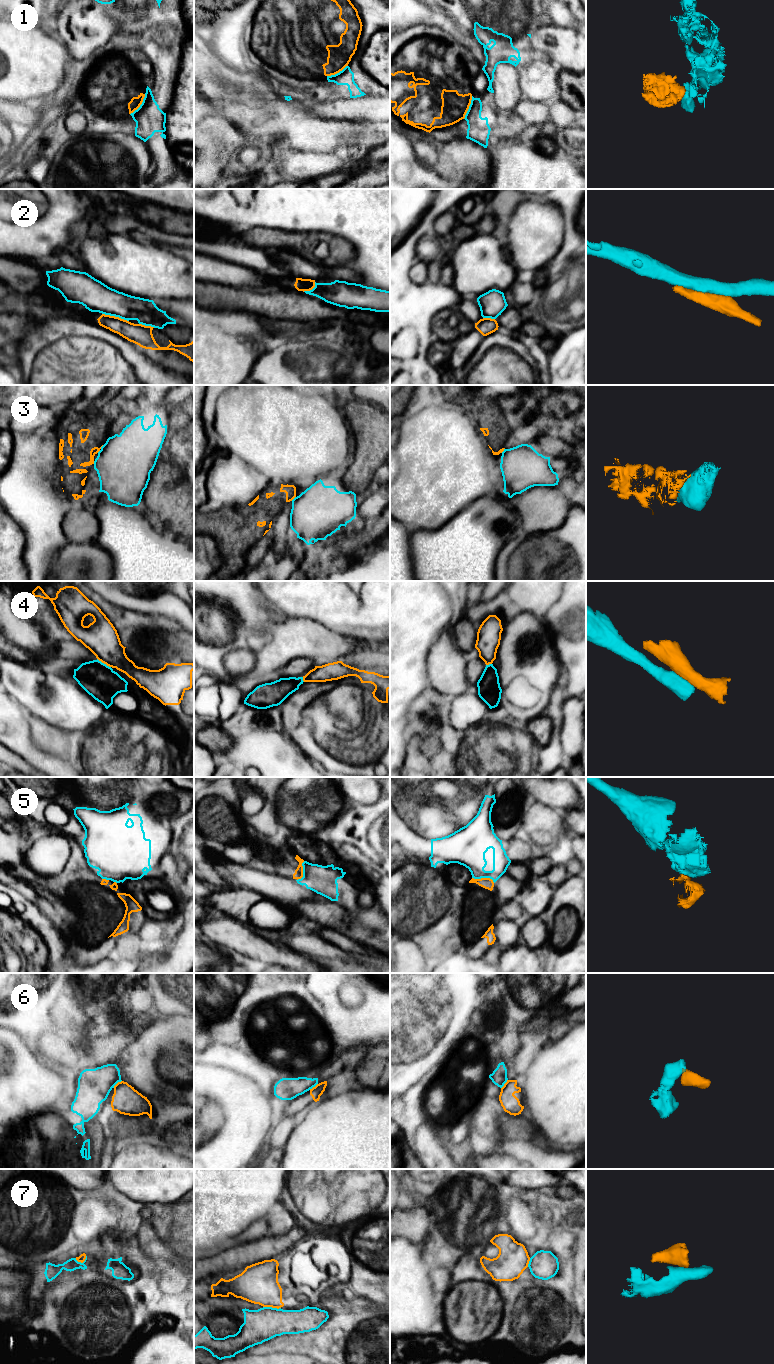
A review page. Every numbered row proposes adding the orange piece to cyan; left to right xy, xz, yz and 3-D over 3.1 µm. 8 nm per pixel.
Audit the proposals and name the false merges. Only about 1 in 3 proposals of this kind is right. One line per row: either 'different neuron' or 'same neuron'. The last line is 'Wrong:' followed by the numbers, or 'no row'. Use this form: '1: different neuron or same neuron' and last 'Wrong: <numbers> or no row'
1: different neuron
2: different neuron
3: different neuron
4: different neuron
5: different neuron
6: different neuron
7: different neuron
Wrong: 1, 2, 3, 4, 5, 6, 7

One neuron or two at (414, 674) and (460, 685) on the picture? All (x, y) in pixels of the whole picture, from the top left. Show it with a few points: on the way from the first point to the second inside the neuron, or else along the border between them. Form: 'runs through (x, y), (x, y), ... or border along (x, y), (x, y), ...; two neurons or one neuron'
border along (428, 653), (427, 678), (429, 681); two neurons

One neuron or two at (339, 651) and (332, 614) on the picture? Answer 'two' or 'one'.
two

